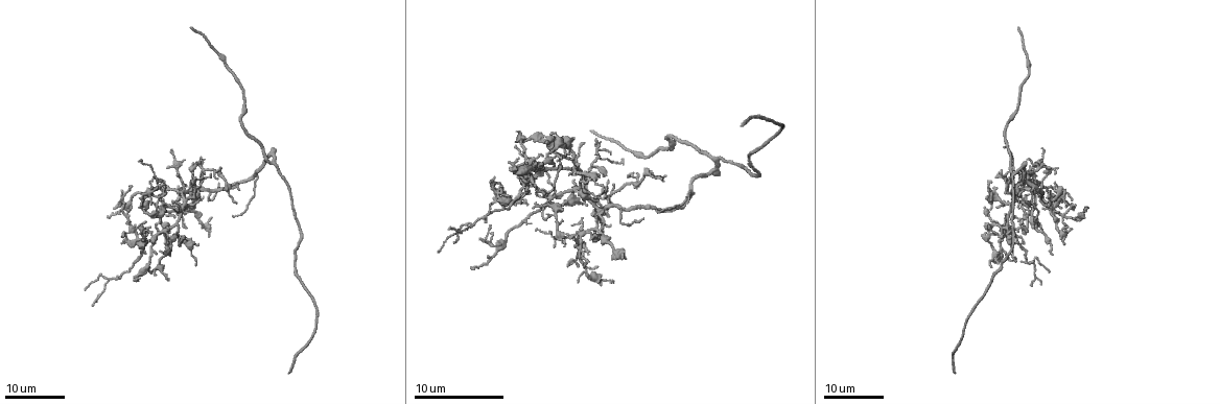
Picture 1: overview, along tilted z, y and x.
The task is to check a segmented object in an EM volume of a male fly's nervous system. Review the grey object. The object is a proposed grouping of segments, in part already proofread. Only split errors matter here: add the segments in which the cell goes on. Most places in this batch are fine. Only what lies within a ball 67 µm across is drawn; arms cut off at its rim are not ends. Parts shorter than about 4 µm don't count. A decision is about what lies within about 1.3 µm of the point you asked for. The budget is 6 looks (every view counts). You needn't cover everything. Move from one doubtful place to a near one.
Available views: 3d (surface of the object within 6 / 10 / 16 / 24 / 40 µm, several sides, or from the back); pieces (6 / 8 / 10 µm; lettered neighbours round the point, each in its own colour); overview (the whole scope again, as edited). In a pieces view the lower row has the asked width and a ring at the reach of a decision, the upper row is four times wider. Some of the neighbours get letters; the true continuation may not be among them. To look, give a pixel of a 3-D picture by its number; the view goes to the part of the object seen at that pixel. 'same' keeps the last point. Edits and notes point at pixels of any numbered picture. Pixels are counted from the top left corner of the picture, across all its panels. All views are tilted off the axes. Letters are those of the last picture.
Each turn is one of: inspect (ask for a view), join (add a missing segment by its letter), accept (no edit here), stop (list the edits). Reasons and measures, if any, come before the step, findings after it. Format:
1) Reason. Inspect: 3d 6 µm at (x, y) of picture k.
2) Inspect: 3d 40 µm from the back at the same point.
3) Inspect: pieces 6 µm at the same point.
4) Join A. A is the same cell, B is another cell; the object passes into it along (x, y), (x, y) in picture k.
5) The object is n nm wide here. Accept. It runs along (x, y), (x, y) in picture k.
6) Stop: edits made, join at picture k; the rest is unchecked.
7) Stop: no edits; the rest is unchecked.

Inspect: 3d 16 µm at (1052, 254) of picture 1.

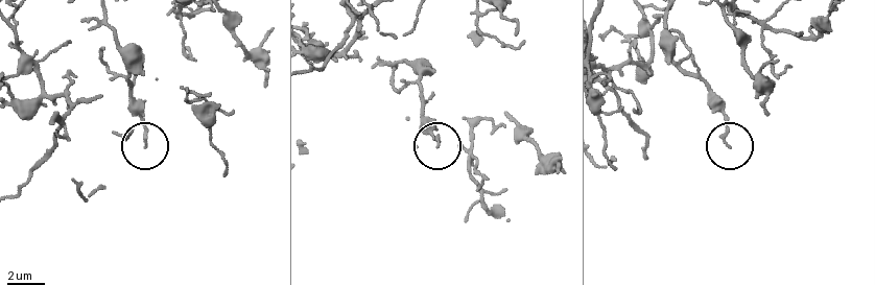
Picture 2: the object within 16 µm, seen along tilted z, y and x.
Inspect: pieces 6 µm at (727, 142) of picture 2.

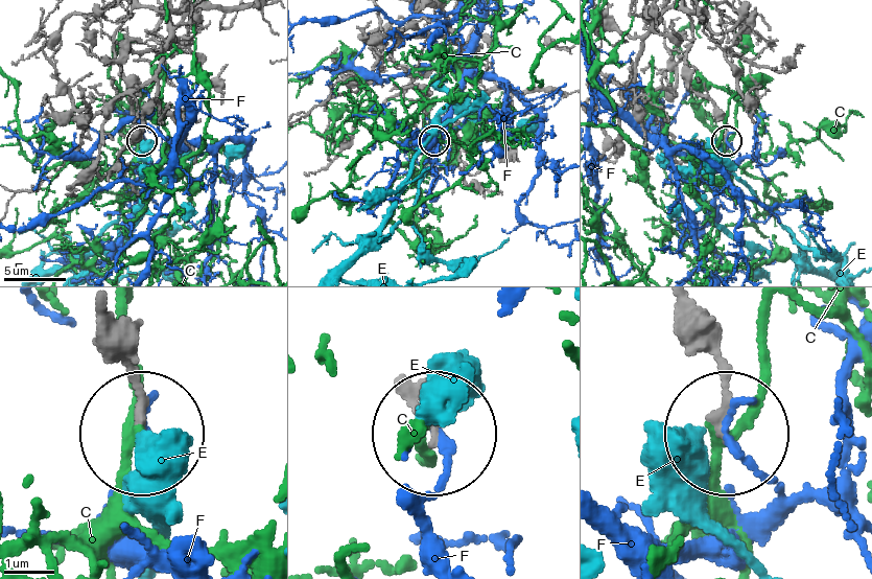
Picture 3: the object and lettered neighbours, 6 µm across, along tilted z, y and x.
Accept. C, E and F are other cells; no lettered segment goes on from it.

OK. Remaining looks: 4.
Inspect: 3d 24 µm at (143, 226) of picture 1.

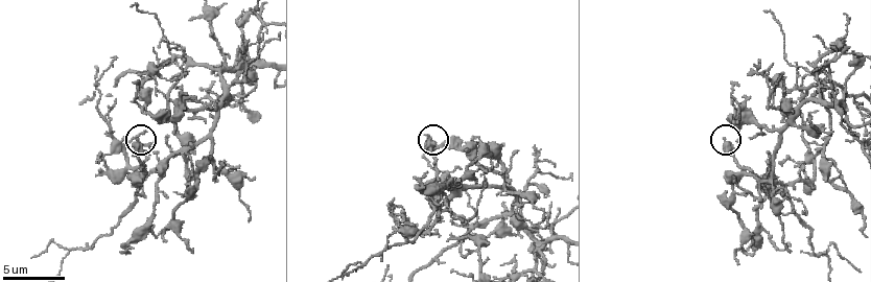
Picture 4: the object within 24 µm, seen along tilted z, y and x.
Inspect: pieces 6 µm at (136, 139) of picture 4.

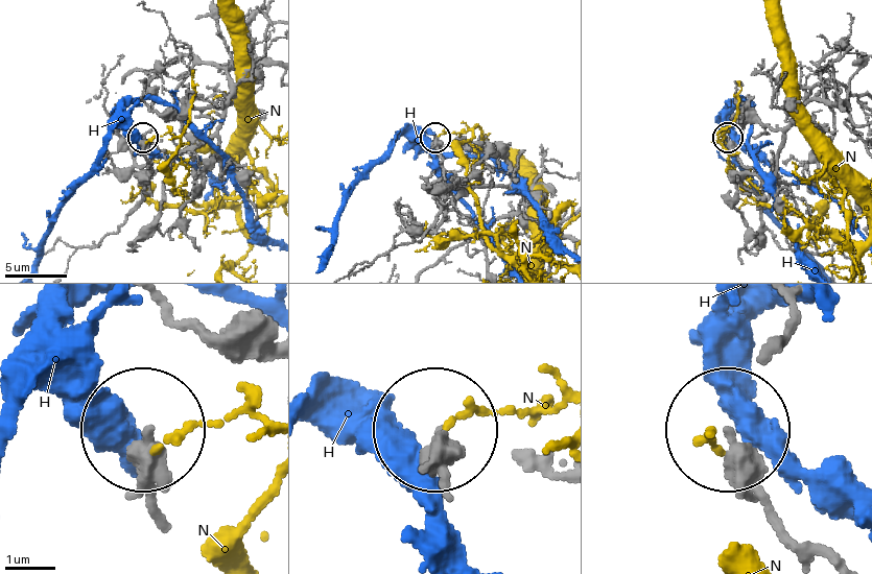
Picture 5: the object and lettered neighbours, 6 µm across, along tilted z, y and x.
Accept. H and N are other cells; it runs along (821, 555), (783, 525), (733, 429) in picture 5; none of them fits.

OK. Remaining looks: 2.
Inspect: pieces 8 µm at (738, 82) of picture 4.

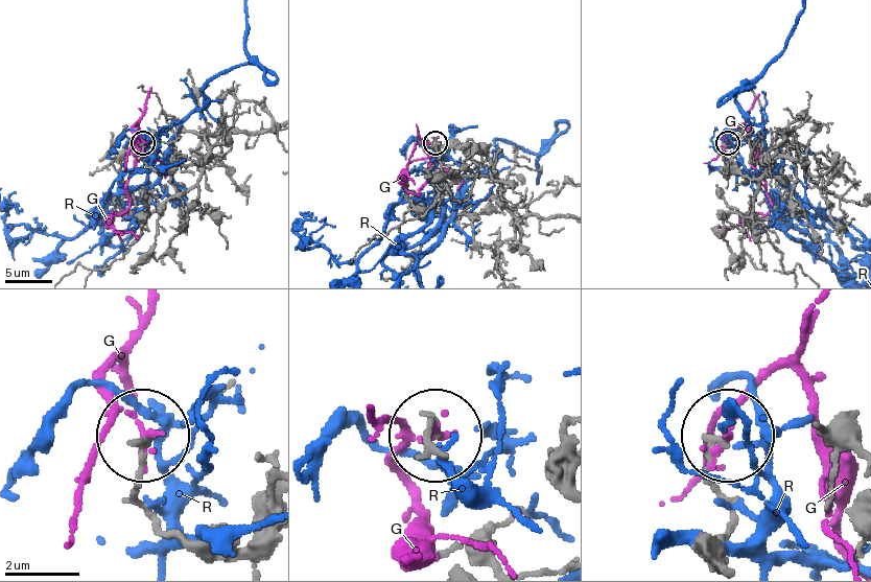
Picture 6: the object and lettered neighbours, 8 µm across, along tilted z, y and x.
Accept. G and R are other cells; none of them fits.

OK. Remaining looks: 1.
Stop: no edits; the rest is unchecked.

